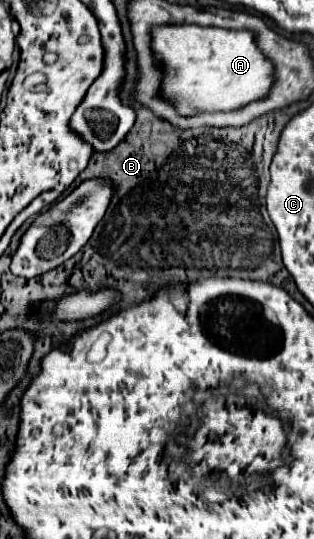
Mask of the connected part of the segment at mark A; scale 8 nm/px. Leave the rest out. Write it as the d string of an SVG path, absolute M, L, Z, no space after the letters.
M166 25L152 31L152 45L166 67L160 95L174 101L180 115L236 109L264 97L272 85L272 63L256 49L252 31Z

